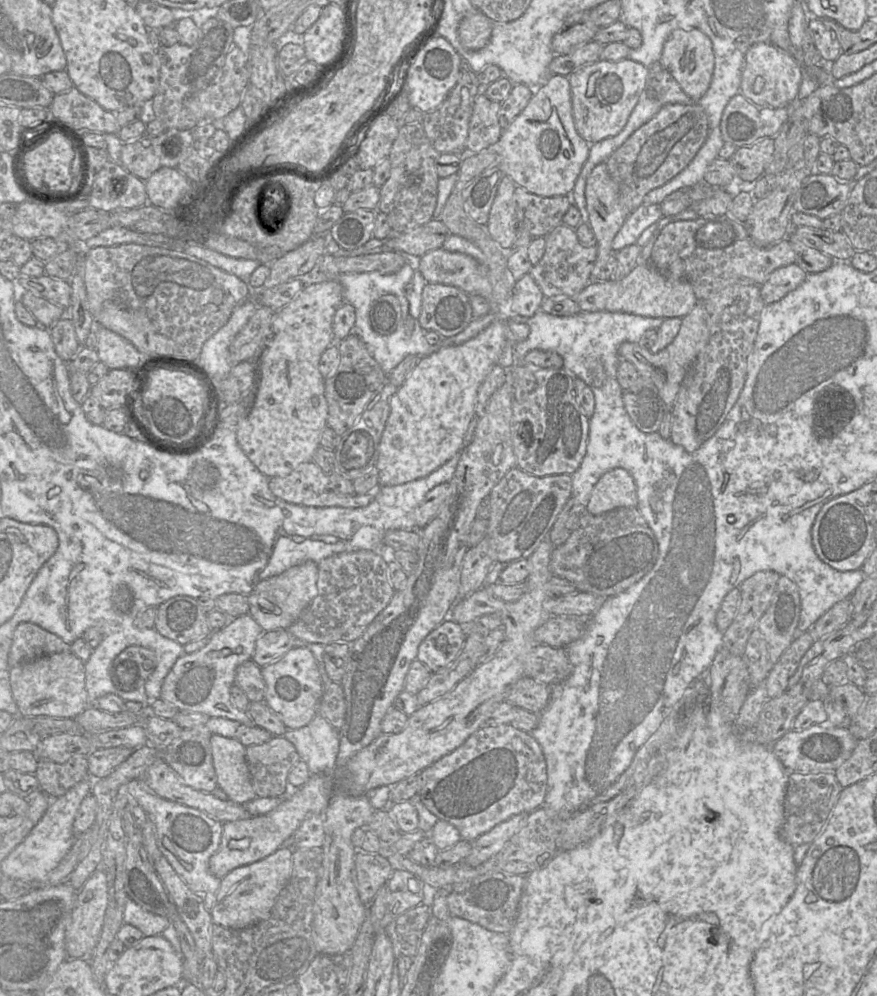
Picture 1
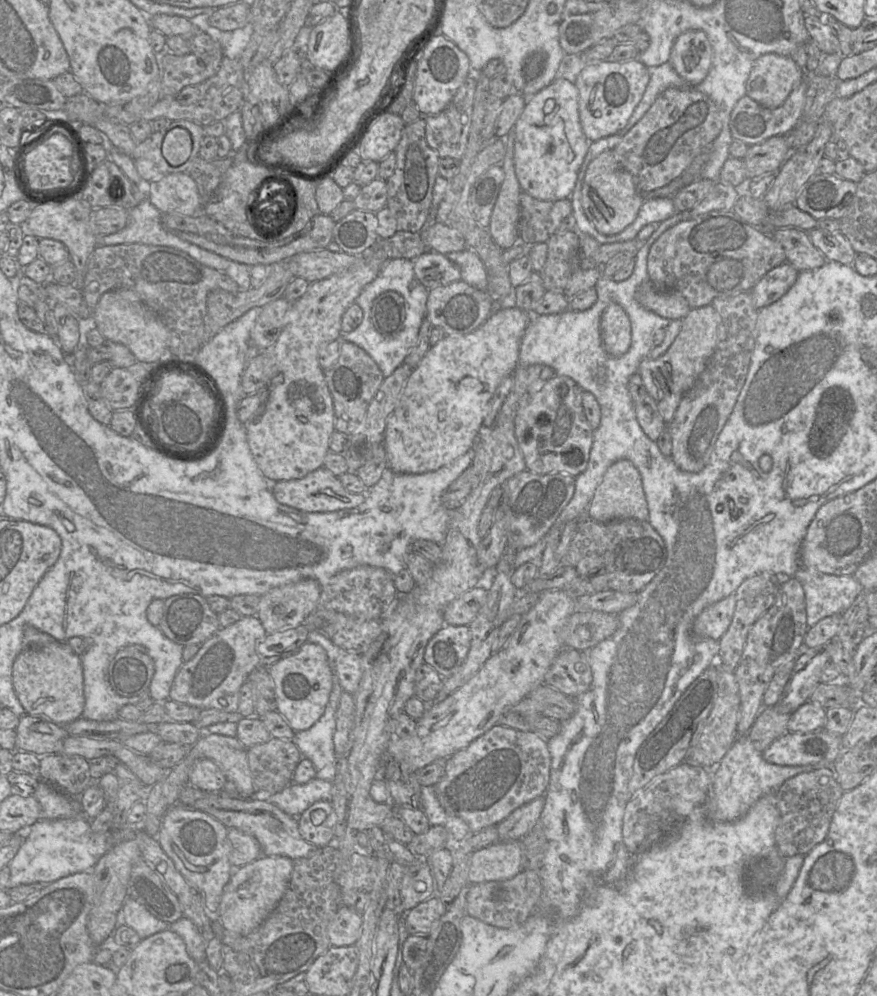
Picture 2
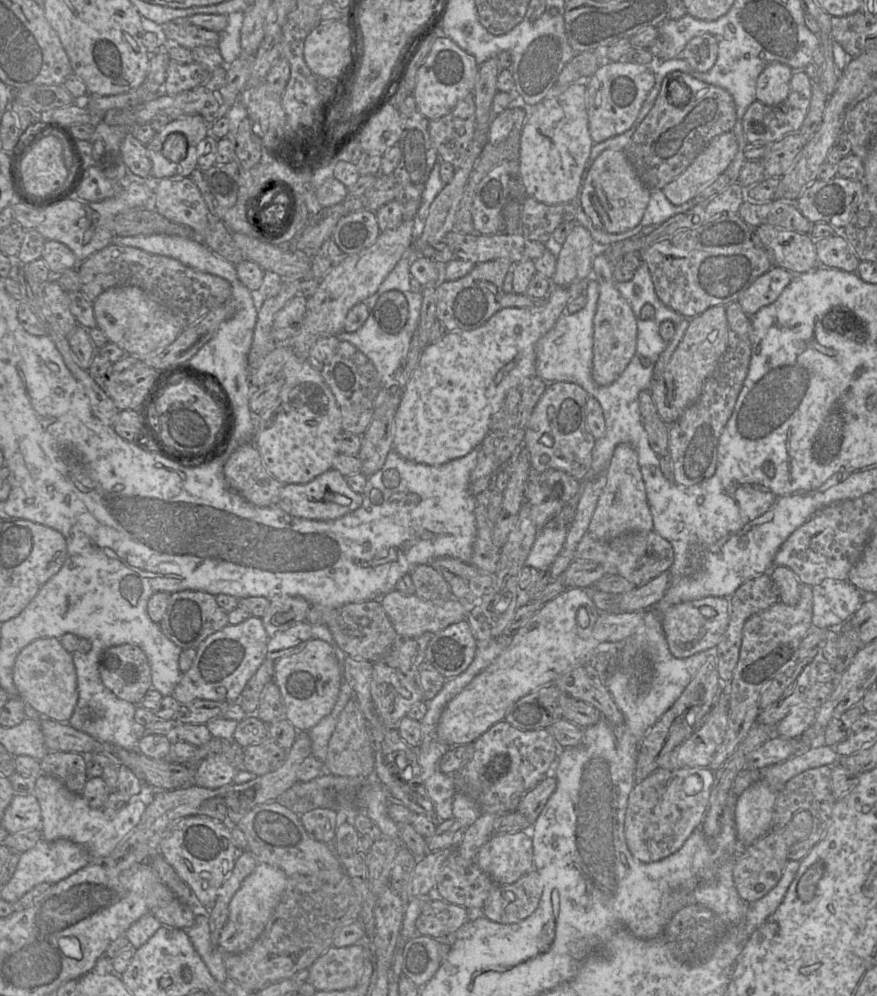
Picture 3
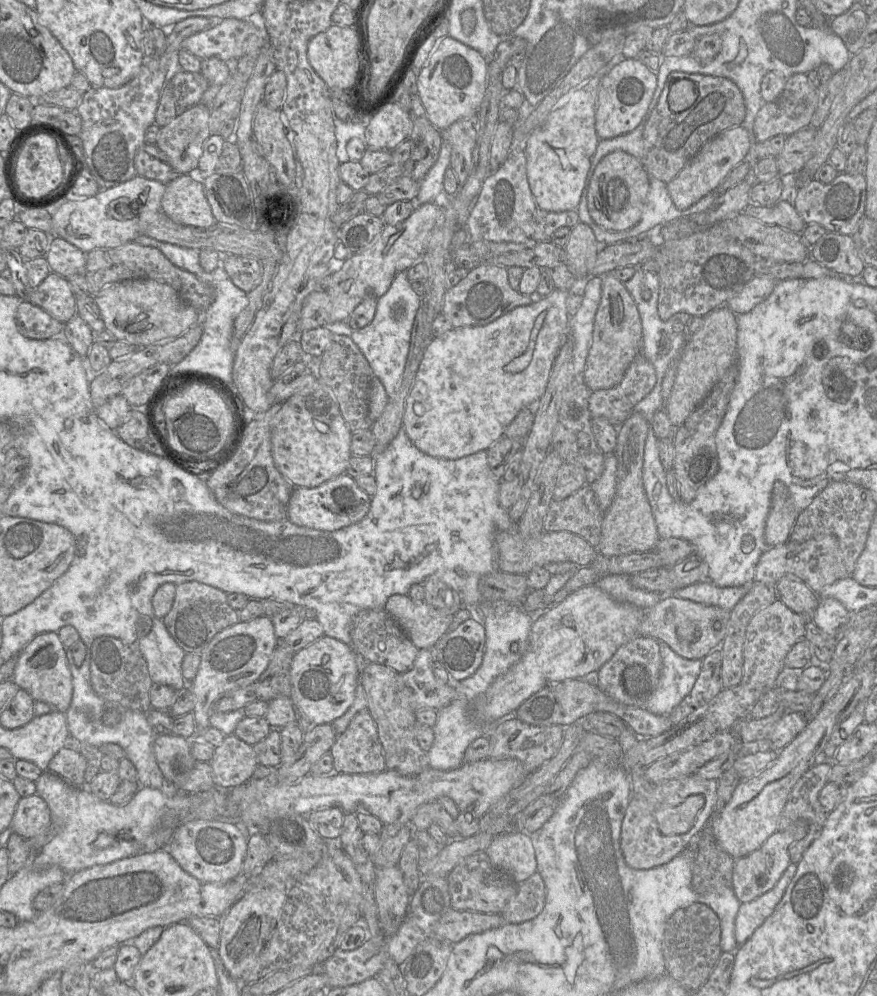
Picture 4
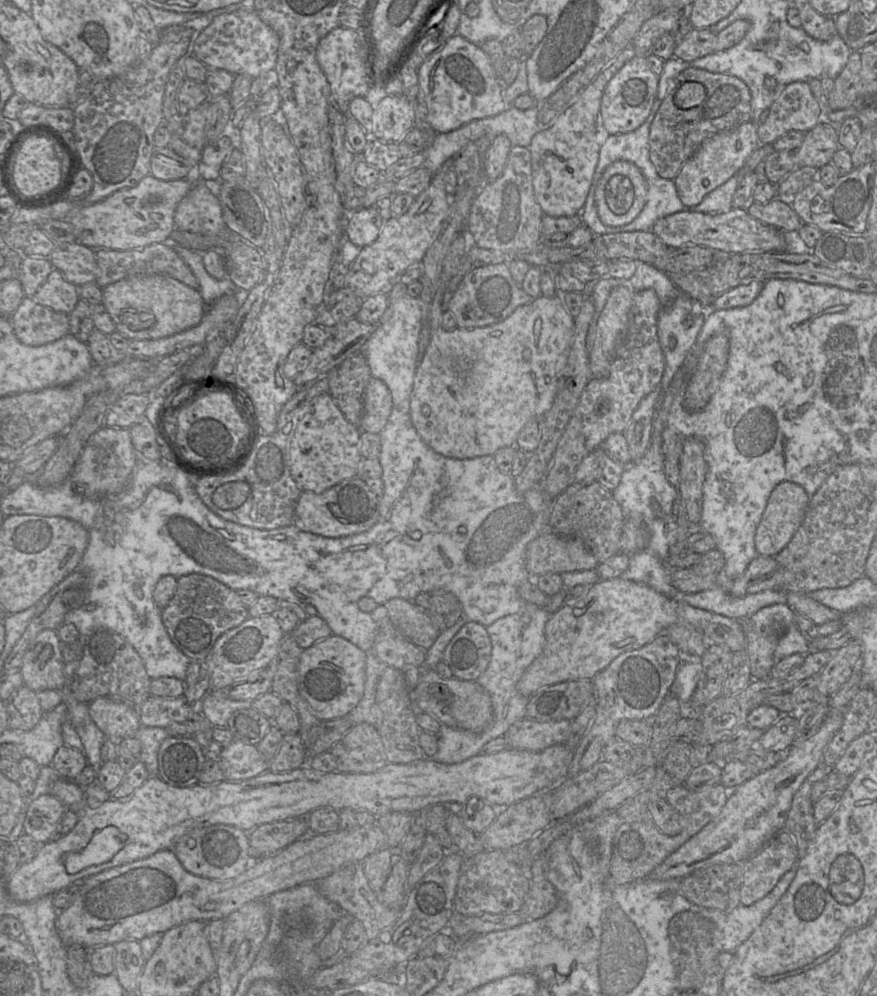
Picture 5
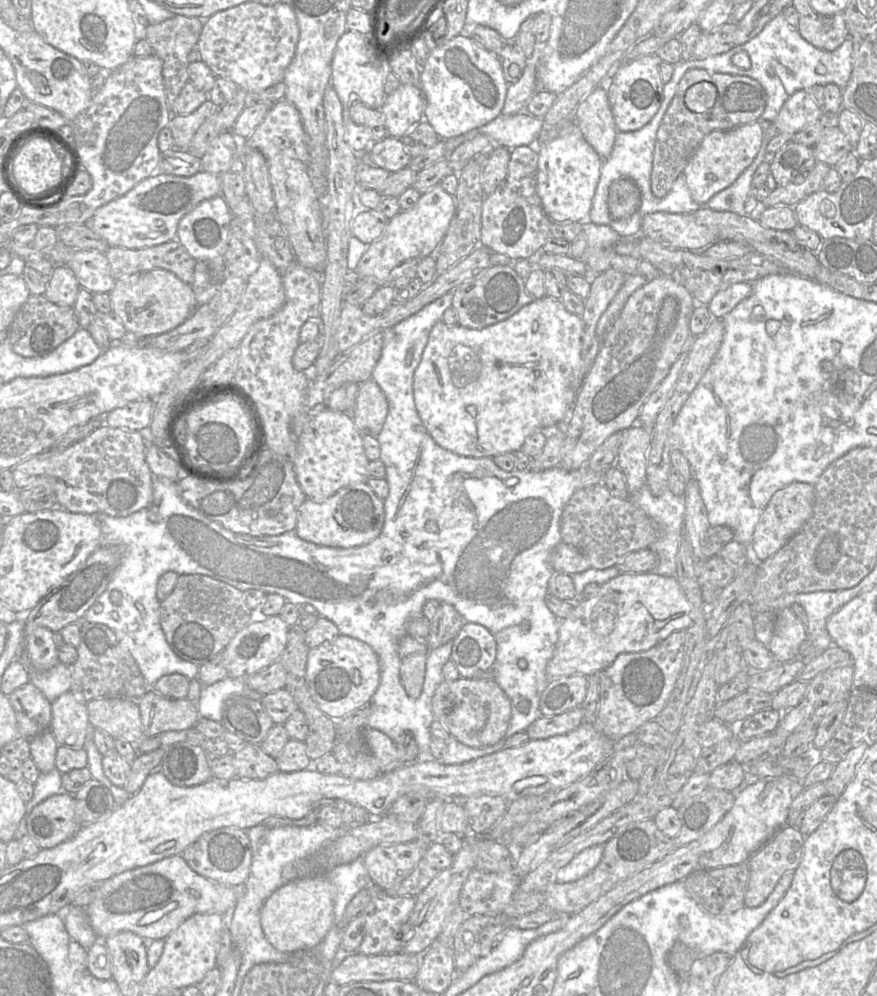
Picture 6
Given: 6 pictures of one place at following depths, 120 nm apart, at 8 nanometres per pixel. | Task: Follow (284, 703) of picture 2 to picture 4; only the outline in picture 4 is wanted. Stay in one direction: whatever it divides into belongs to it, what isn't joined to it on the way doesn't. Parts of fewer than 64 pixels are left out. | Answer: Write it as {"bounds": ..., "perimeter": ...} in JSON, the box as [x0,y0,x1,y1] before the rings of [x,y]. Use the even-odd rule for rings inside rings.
{"bounds":[290,635,358,724],"perimeter":[[[323,635],[296,652],[290,670],[291,696],[295,708],[314,724],[332,724],[353,704],[358,684],[357,655],[350,645]]]}

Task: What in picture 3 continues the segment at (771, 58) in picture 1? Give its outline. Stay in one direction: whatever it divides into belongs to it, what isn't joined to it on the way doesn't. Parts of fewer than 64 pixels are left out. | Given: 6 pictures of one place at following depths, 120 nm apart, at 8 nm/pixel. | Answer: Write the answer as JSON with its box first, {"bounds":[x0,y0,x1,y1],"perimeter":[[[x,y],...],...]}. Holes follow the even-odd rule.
{"bounds":[756,63,792,106],"perimeter":[[[772,63],[764,68],[756,82],[756,99],[768,106],[784,101],[790,91],[792,68],[782,63]]]}

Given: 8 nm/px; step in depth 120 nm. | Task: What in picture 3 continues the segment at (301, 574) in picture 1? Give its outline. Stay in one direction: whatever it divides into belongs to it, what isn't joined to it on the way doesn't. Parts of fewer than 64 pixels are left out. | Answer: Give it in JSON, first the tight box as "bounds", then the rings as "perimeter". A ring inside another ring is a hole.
{"bounds":[261,595,311,637],"perimeter":[[[279,595],[270,599],[270,606],[261,618],[269,637],[306,620],[311,604],[300,596]]]}

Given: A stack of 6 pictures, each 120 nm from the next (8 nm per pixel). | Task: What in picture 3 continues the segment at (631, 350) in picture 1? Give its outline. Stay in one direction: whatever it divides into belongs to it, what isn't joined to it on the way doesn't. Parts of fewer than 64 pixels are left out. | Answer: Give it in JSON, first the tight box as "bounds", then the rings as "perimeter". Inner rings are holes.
{"bounds":[650,305,728,425],"perimeter":[[[716,305],[690,319],[682,340],[672,354],[661,377],[653,377],[650,393],[657,413],[667,425],[674,424],[699,397],[707,378],[723,356],[728,341],[726,306]]]}

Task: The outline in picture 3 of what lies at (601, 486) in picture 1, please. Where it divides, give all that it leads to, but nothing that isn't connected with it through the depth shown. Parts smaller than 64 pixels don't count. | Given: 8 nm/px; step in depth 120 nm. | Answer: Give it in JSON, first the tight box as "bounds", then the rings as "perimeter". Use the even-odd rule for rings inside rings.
{"bounds":[588,443,653,541],"perimeter":[[[620,443],[606,470],[606,485],[598,499],[588,531],[597,539],[610,541],[629,532],[653,530],[653,518],[647,501],[645,484],[636,450],[628,443]]]}

